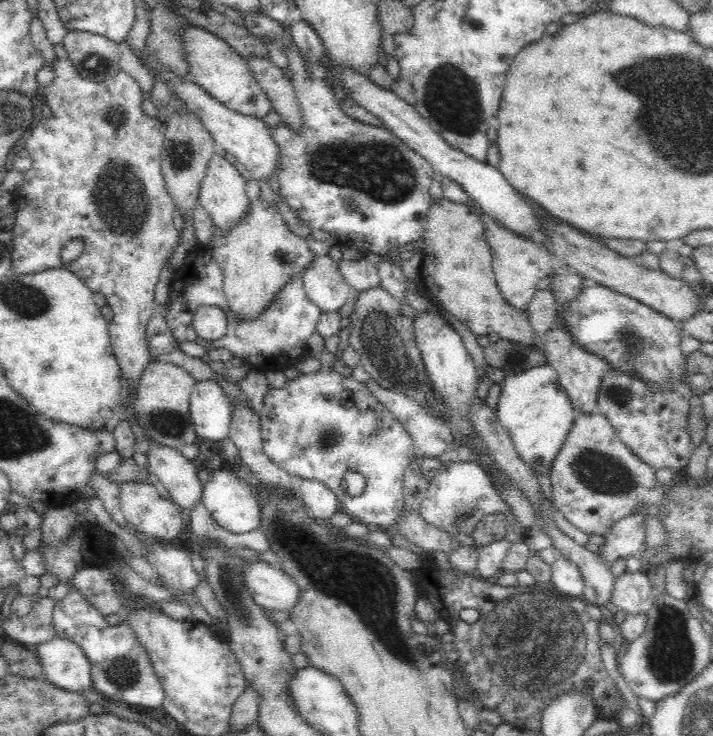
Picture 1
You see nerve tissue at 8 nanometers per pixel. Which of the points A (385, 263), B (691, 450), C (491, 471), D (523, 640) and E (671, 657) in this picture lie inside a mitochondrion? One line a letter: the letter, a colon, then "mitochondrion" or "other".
A: other
B: other
C: other
D: mitochondrion
E: mitochondrion

